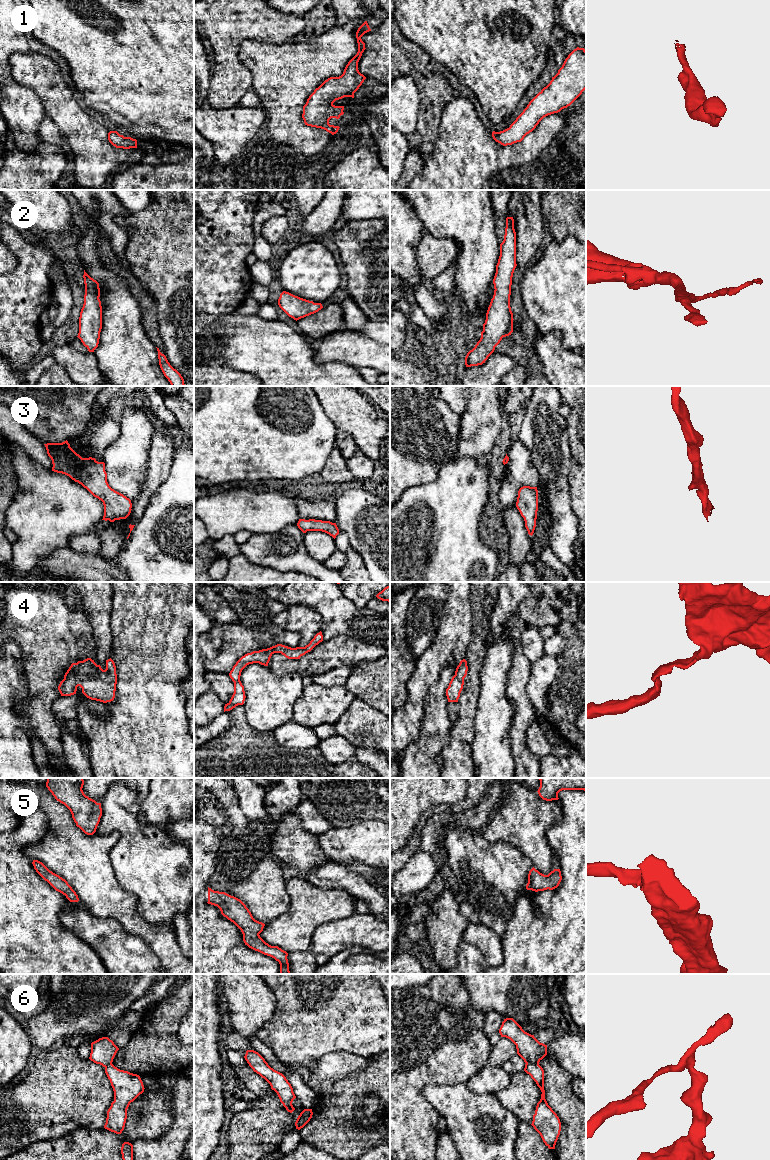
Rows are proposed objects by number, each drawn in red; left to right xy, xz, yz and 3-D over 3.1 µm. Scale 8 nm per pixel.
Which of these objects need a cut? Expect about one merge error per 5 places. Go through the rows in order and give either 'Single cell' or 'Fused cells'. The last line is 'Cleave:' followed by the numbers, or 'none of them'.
1: Single cell
2: Single cell
3: Single cell
4: Single cell
5: Single cell
6: Fused cells
Cleave: 6

